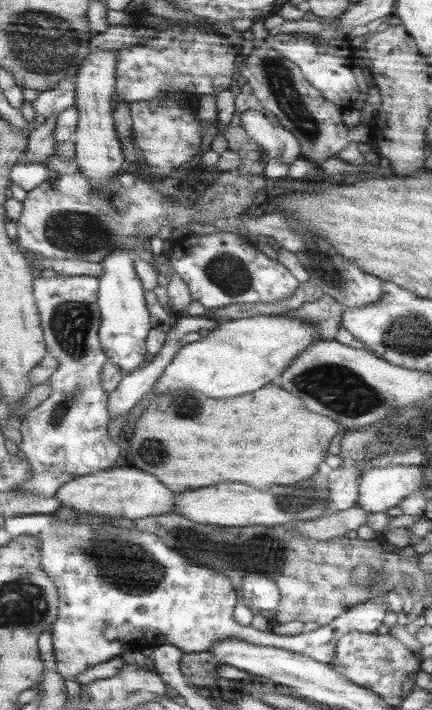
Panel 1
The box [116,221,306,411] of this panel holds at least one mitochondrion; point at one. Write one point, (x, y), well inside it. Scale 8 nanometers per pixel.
(228, 272)

